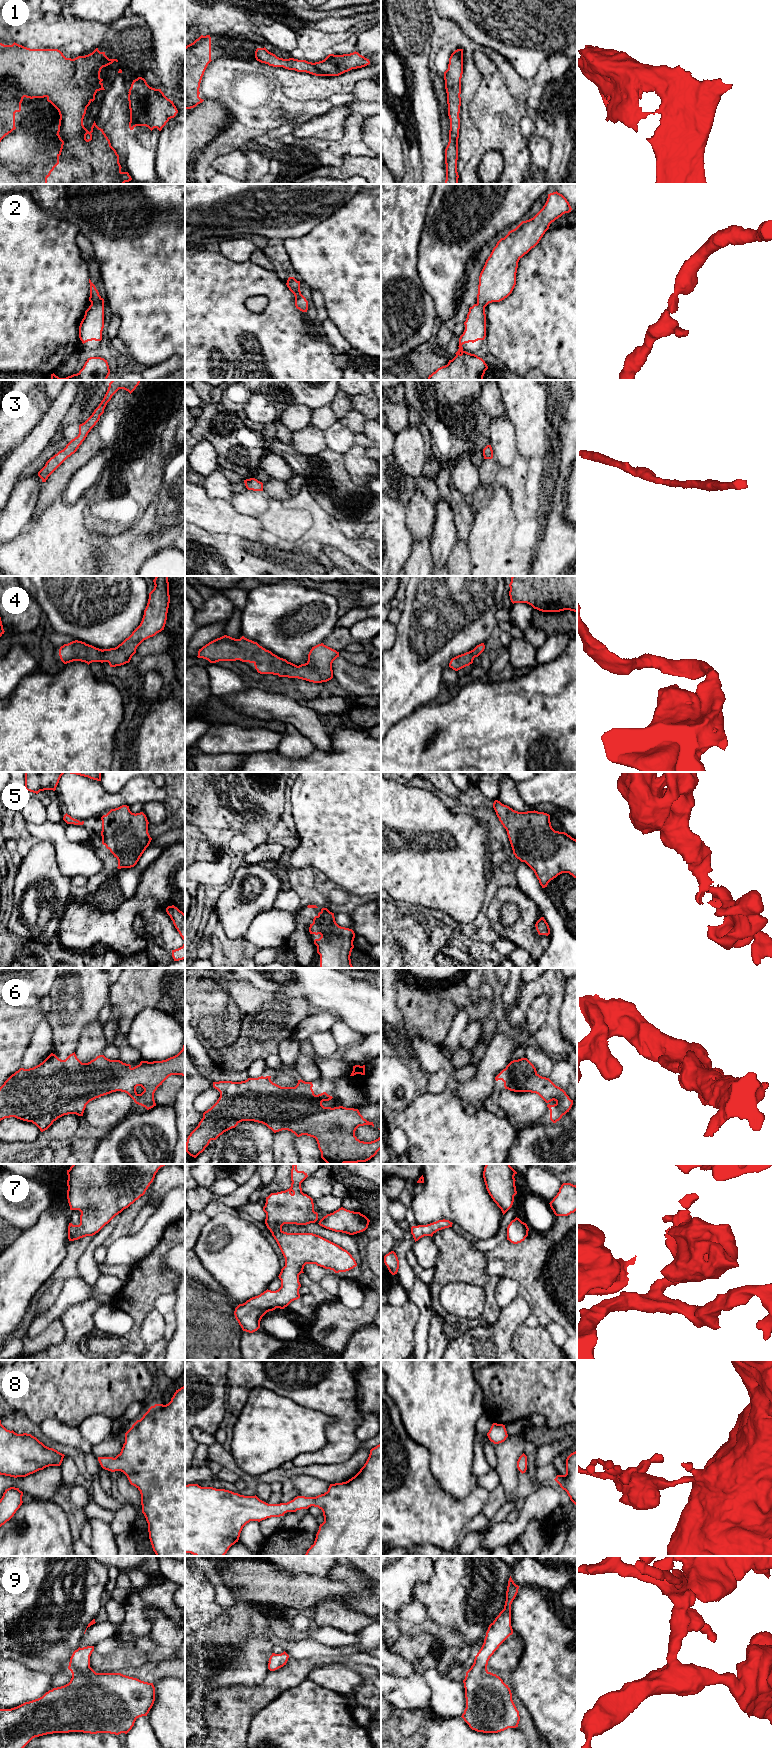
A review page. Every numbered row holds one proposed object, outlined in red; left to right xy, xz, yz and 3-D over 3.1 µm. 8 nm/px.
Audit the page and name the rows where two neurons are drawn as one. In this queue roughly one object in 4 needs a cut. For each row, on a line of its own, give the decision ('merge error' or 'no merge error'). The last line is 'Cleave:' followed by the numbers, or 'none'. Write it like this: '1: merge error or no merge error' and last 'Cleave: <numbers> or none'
1: no merge error
2: no merge error
3: no merge error
4: no merge error
5: no merge error
6: no merge error
7: no merge error
8: no merge error
9: no merge error
Cleave: none

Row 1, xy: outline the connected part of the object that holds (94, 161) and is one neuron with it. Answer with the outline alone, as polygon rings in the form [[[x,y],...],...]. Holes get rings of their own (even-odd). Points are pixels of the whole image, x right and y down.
[[[15,42],[12,45],[0,43],[0,142],[16,129],[15,113],[21,111],[24,97],[30,99],[46,97],[60,115],[56,135],[62,144],[57,154],[57,163],[46,175],[44,184],[124,184],[132,180],[128,172],[121,171],[119,155],[111,146],[103,129],[99,128],[95,121],[90,132],[83,125],[87,107],[95,100],[98,91],[105,90],[103,79],[100,78],[101,69],[114,61],[118,62],[117,59],[109,59],[105,52],[100,52],[98,48],[88,55],[71,59],[66,58],[58,49],[30,49]]]

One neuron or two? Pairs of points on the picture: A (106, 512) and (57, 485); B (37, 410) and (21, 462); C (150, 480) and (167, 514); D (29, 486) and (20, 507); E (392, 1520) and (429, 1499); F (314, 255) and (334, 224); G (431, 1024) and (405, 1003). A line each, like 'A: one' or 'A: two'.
A: two
B: two
C: two
D: one
E: one
F: one
G: one

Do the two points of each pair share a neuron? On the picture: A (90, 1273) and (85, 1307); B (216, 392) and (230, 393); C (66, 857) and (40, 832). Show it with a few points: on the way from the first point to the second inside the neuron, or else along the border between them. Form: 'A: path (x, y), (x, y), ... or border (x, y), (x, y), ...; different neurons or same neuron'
A: border (91, 1297), (98, 1298), (105, 1304); different neurons
B: border (223, 390), (220, 401); different neurons
C: path (65, 849), (48, 832); same neuron

